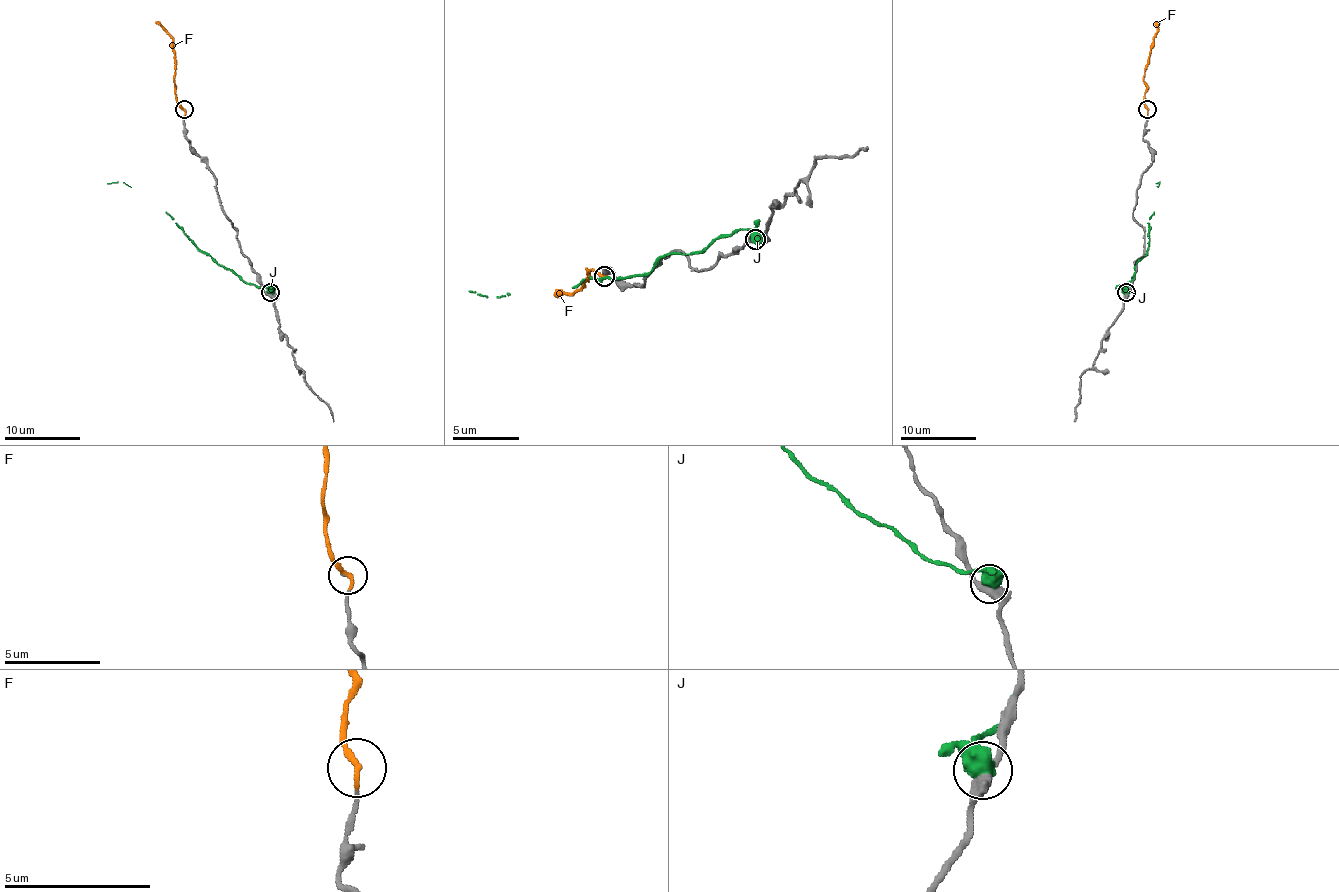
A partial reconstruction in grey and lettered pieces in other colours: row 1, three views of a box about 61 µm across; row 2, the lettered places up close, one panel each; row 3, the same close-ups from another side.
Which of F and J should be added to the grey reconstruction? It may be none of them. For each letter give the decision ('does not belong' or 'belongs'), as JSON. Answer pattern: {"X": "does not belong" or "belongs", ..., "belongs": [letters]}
{"F": "belongs", "J": "does not belong", "belongs": ["F"]}

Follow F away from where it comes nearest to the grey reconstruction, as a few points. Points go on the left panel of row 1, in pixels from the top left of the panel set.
F: (184, 110), (175, 93), (173, 38), (156, 21)

